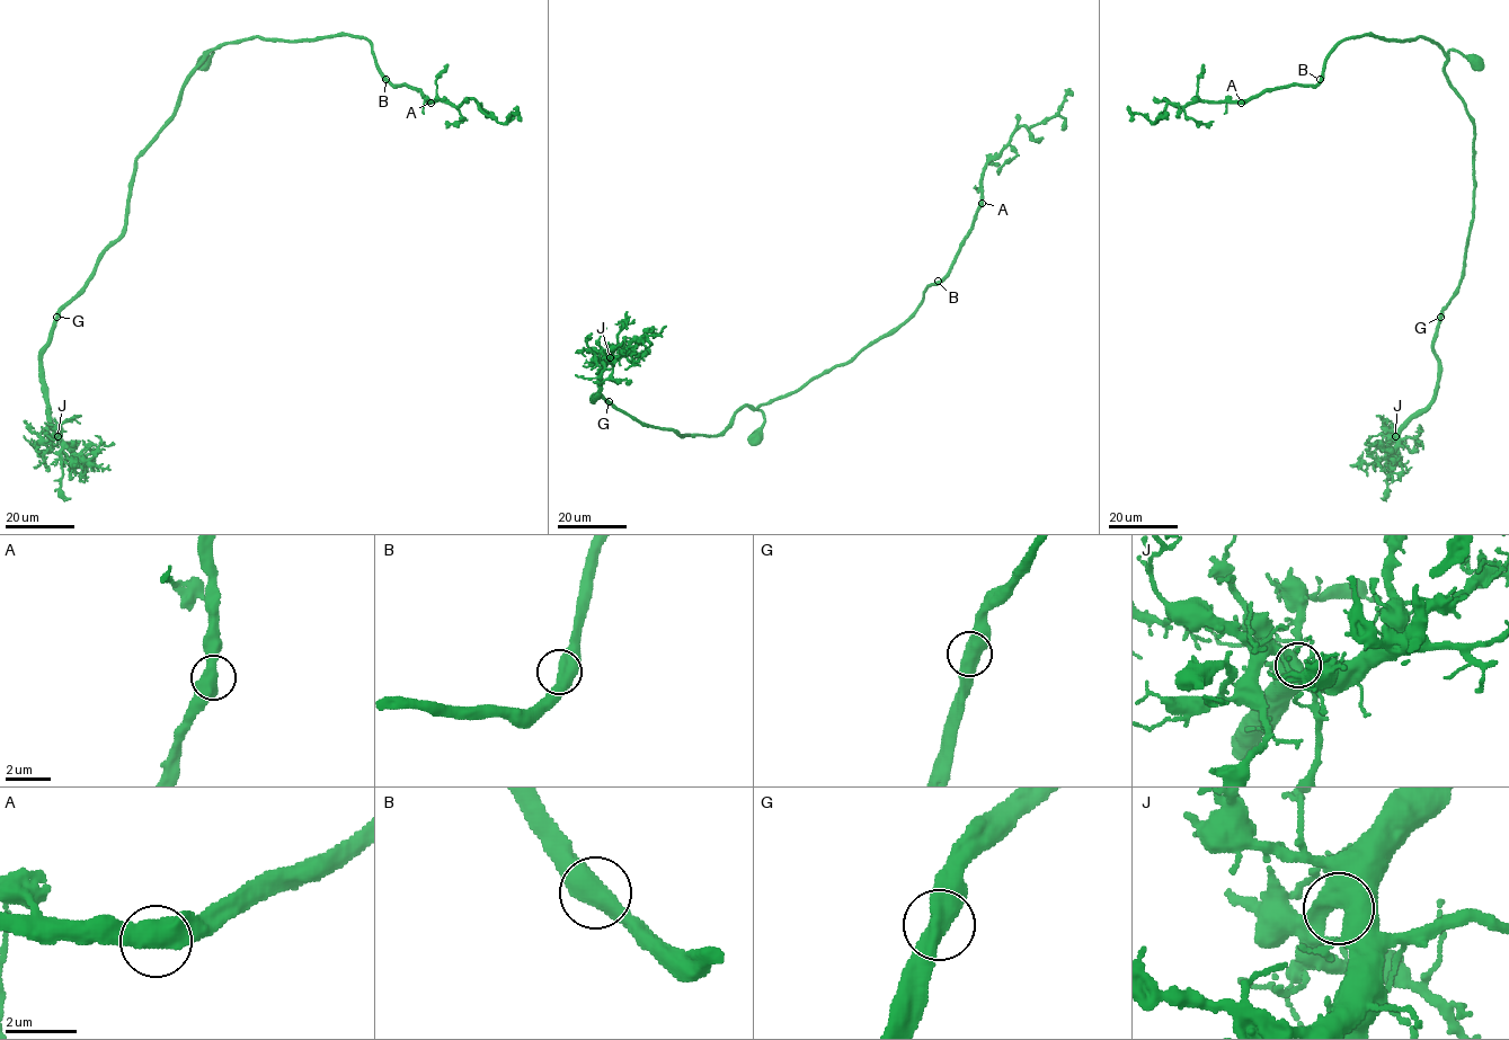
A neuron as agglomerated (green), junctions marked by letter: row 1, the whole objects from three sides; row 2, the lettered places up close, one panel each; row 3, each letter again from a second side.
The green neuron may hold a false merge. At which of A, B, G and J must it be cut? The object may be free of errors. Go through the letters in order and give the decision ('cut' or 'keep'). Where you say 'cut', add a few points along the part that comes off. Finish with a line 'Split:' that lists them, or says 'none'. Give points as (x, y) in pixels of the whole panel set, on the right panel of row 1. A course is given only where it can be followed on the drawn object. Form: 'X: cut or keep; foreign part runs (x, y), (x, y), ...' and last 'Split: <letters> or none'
A: keep
B: keep
G: keep
J: keep
Split: none

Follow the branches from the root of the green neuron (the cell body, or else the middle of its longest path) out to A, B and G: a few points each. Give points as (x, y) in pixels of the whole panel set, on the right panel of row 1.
A: (1475, 61), (1452, 50), (1447, 56), (1421, 36), (1350, 36), (1329, 55), (1314, 86), (1268, 89), (1241, 103)
B: (1475, 61), (1452, 50), (1447, 56), (1421, 36), (1391, 41), (1360, 35), (1336, 47), (1320, 79)
G: (1475, 61), (1449, 50), (1445, 67), (1448, 82), (1462, 100), (1473, 125), (1474, 206), (1462, 280), (1440, 317)

